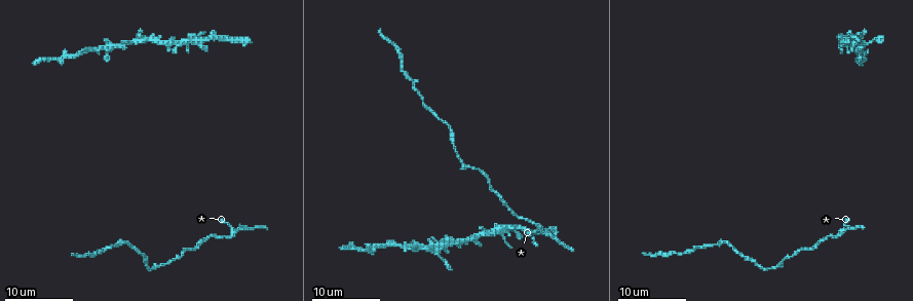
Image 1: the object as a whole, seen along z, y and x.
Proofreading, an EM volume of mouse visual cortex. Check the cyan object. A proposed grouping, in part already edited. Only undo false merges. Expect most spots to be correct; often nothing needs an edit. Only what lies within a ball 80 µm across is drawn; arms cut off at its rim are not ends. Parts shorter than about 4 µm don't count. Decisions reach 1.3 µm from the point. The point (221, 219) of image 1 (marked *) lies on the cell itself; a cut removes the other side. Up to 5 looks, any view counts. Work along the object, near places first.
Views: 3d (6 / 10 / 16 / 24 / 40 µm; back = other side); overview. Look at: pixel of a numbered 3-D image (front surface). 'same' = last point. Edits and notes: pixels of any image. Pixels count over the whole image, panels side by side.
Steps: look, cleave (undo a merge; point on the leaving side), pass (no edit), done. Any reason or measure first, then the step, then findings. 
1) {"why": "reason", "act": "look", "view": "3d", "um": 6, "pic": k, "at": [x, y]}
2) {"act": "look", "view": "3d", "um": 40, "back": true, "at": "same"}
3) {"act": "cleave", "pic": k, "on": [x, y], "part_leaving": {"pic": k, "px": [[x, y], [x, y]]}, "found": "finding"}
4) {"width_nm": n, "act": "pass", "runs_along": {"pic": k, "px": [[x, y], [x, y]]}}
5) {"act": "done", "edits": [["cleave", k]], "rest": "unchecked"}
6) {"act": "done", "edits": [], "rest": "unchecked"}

{"why": "side arm on a straight run", "act": "look", "view": "3d", "um": 16, "pic": 1, "at": [236, 231]}

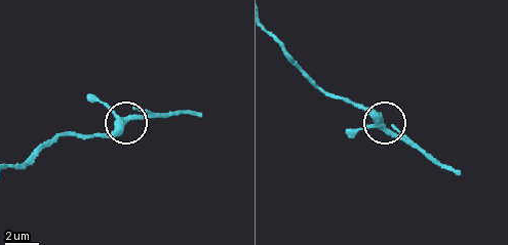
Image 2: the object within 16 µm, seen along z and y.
{"act": "look", "view": "3d", "um": 6, "pic": 2, "at": [380, 125]}

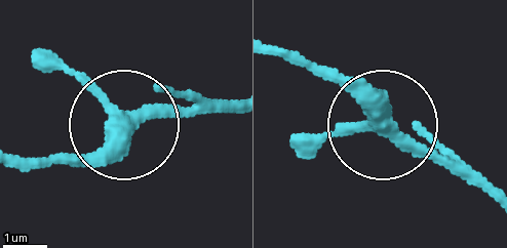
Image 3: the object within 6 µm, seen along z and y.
{"why": "other side", "act": "look", "view": "3d", "um": 6, "back": true, "pic": 3, "at": [383, 124]}

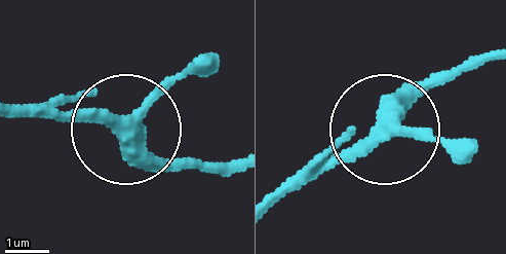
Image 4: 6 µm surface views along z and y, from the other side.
{"arms": 3, "act": "pass", "runs_along": {"pic": 4, "px": [[210, 56], [126, 125], [20, 118]]}, "found": "continuous, no second cell"}

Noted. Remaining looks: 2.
{"act": "look", "view": "3d", "um": 16, "pic": 1, "at": [203, 40]}

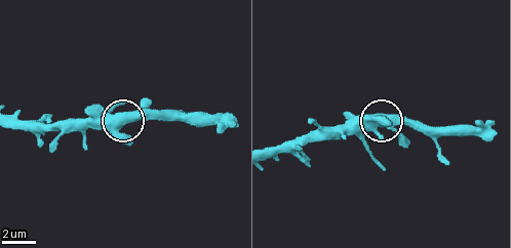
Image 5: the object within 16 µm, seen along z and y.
{"act": "look", "view": "3d", "um": 10, "pic": 5, "at": [120, 115]}

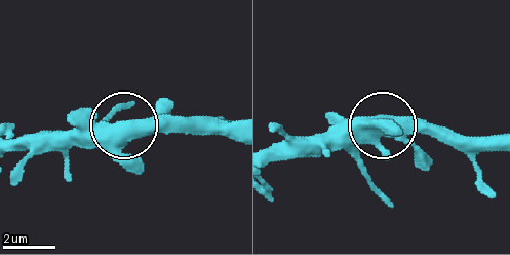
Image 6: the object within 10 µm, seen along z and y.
{"width_nm": 540, "act": "pass", "found": "all the same cell"}

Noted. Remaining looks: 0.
{"act": "done", "edits": [], "rest": "unchecked"}

